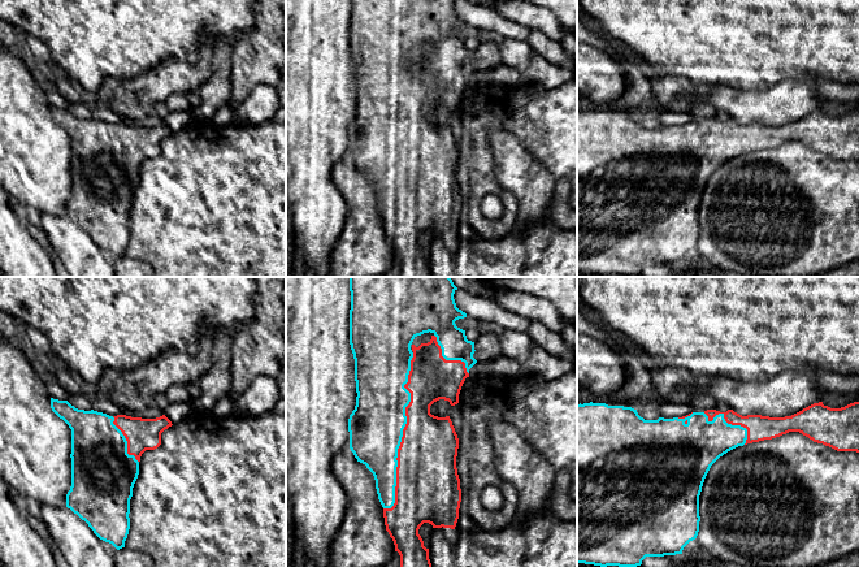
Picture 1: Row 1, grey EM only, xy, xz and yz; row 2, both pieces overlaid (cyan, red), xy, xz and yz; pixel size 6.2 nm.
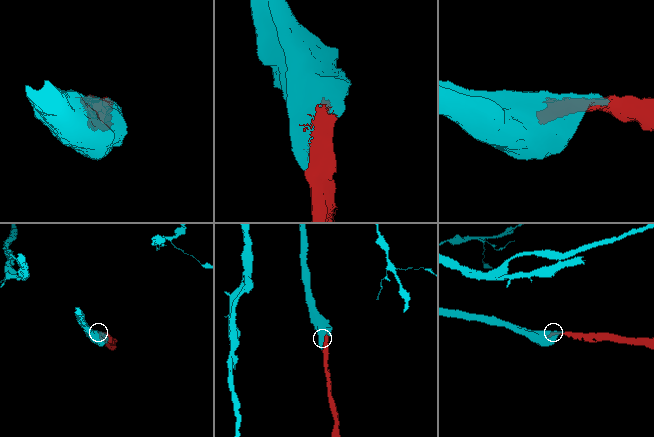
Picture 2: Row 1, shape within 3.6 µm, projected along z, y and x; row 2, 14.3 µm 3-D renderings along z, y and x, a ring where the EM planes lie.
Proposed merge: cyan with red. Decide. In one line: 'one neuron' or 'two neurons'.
one neuron

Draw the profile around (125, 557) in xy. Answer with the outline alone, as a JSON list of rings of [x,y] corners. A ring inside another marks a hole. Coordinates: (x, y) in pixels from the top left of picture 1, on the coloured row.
[[[122,547],[113,554],[116,567],[155,567],[153,559],[142,551]]]

